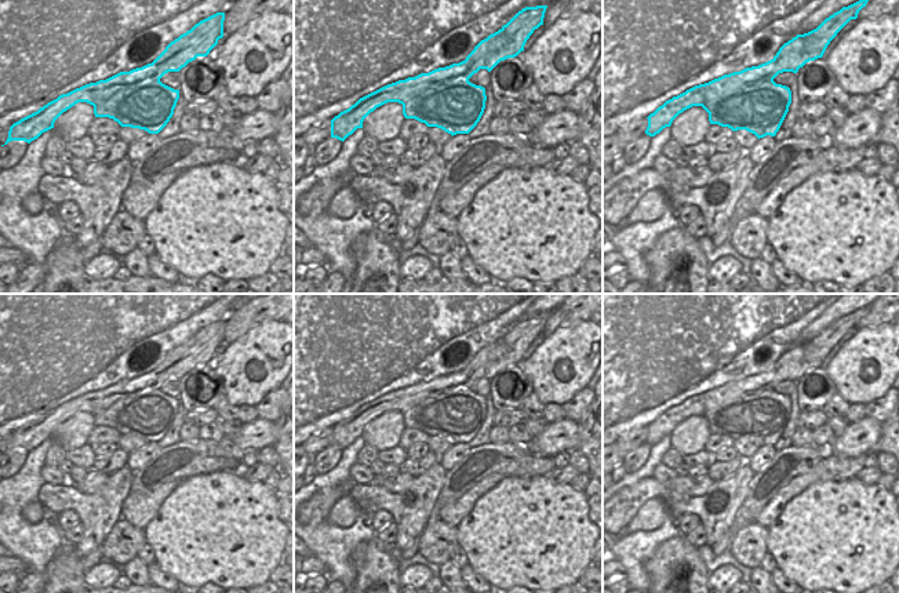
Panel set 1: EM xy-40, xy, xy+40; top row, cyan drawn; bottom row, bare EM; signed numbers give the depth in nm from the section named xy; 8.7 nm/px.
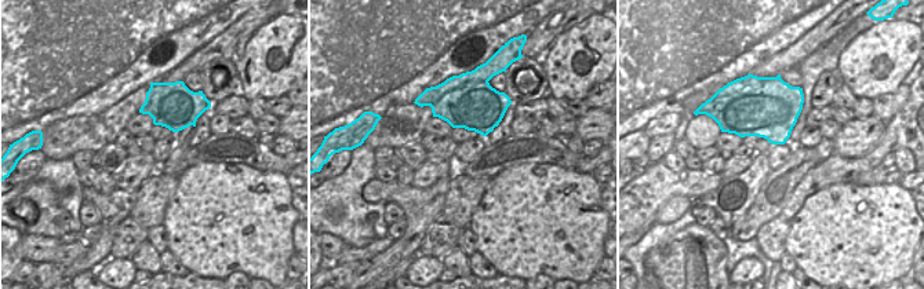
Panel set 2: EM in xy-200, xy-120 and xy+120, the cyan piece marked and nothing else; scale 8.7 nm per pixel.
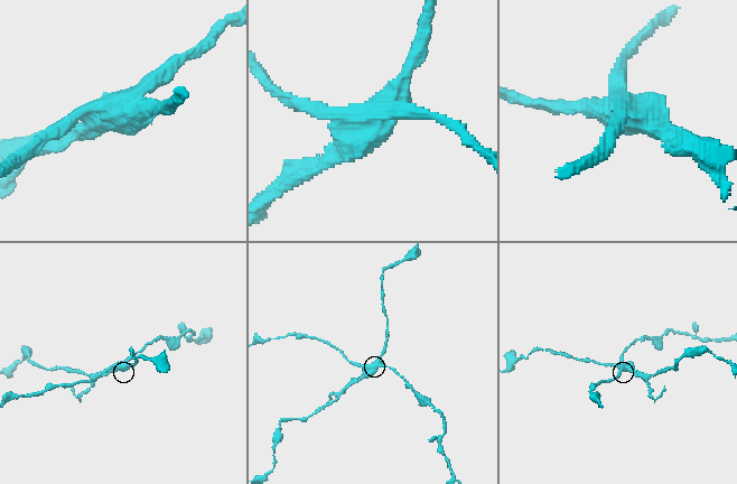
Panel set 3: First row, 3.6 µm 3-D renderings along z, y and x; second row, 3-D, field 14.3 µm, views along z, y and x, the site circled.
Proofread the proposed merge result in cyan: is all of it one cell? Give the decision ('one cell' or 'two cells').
two cells

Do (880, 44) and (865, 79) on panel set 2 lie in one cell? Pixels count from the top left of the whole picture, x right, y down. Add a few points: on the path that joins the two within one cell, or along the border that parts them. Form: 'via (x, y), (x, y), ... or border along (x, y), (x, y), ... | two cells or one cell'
via (877, 52), (870, 59), (868, 70) | one cell

